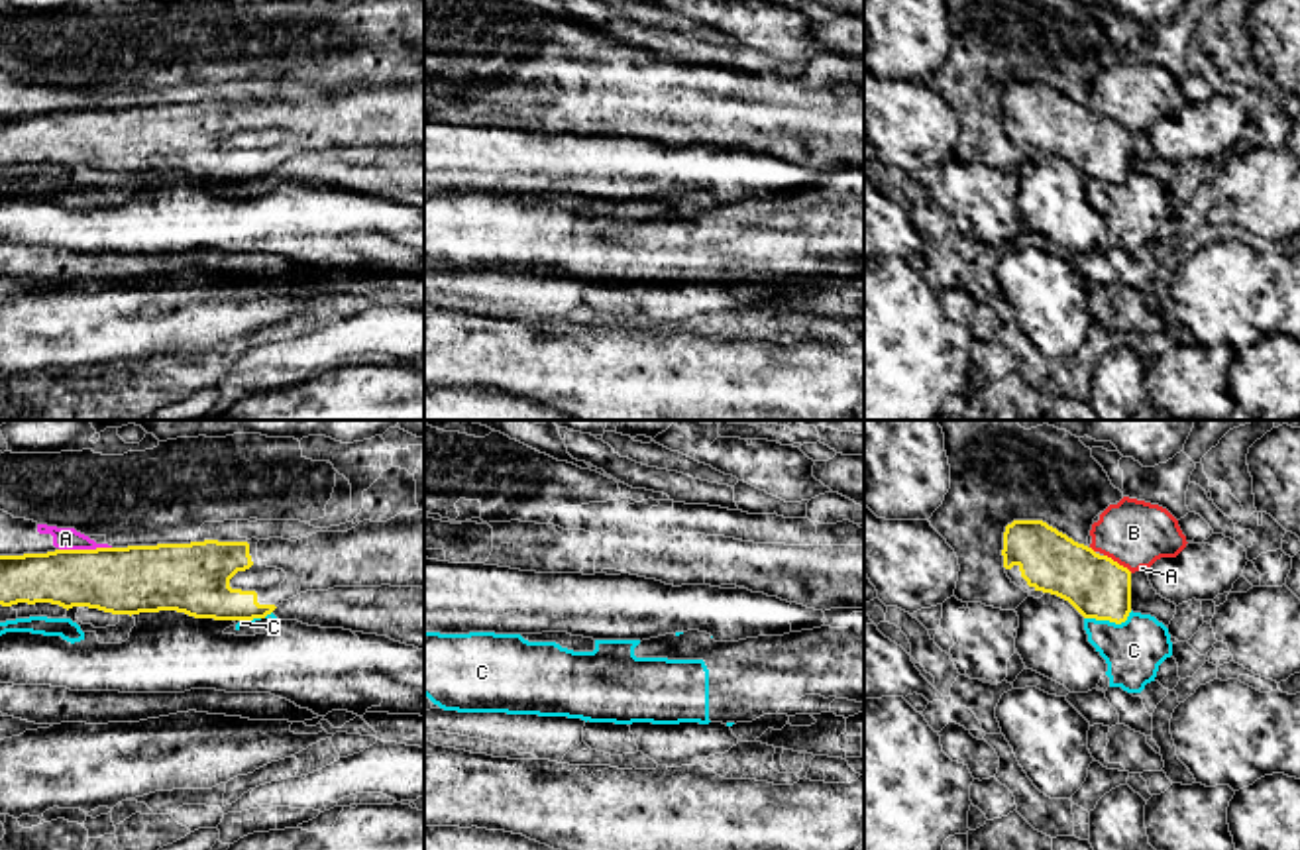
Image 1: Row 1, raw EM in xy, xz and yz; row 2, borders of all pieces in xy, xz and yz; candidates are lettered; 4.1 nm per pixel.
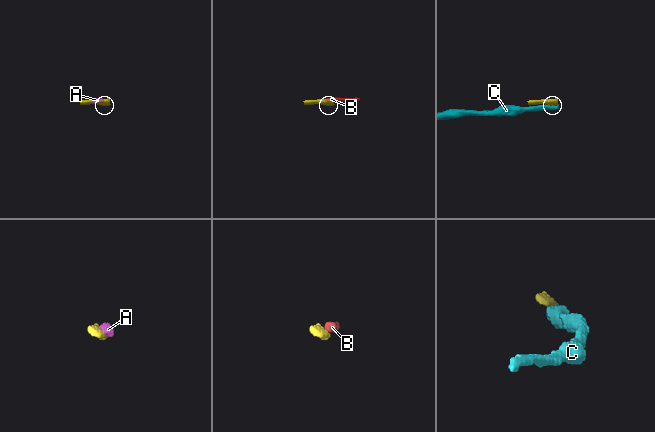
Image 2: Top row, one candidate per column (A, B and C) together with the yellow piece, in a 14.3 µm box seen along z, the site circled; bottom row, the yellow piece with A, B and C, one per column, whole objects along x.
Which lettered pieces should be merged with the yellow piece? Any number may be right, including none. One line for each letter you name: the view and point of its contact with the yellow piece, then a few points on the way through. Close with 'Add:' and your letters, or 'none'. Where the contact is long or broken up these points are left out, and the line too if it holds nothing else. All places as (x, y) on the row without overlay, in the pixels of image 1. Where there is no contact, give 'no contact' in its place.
Add: none

